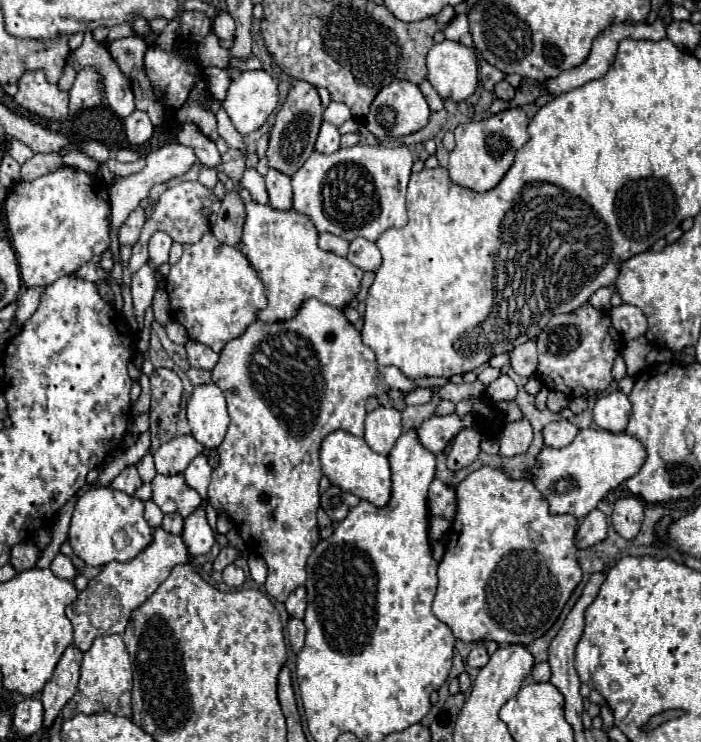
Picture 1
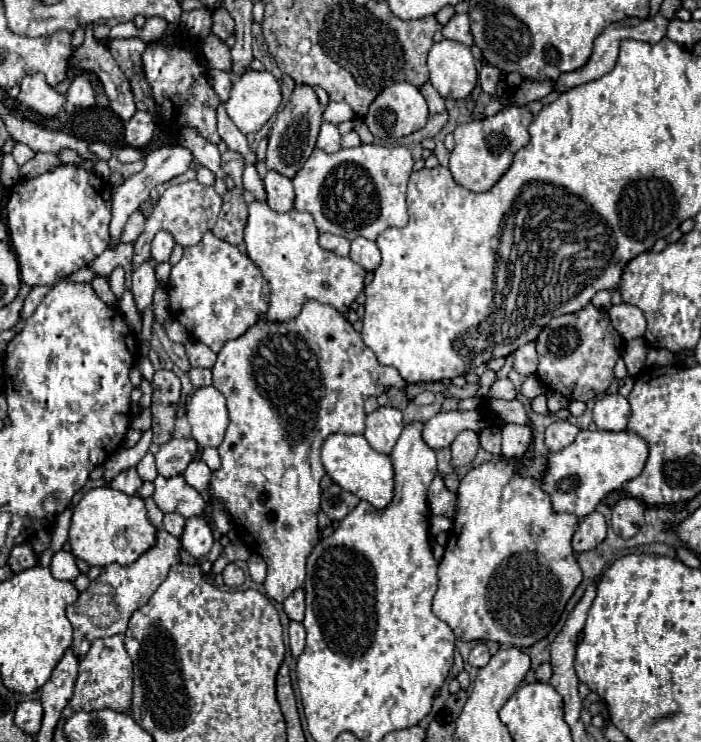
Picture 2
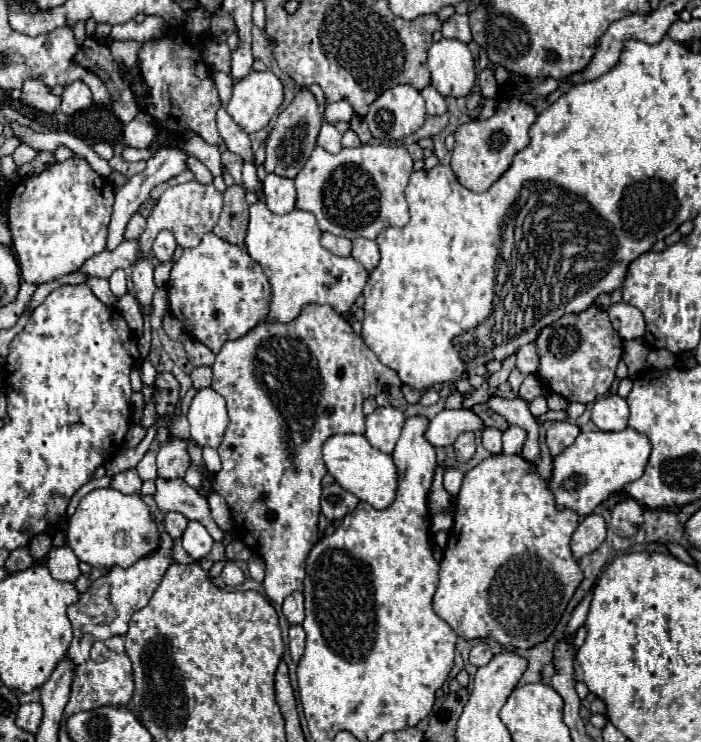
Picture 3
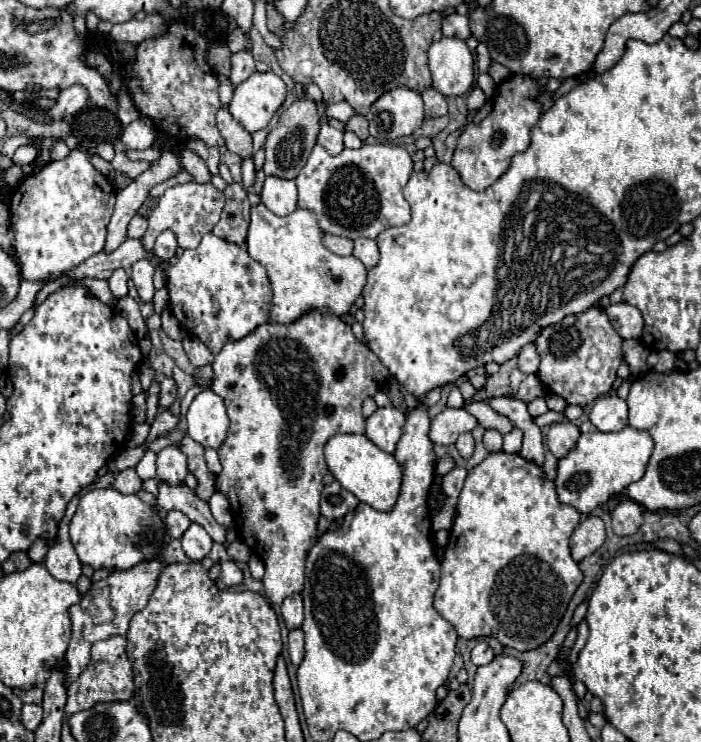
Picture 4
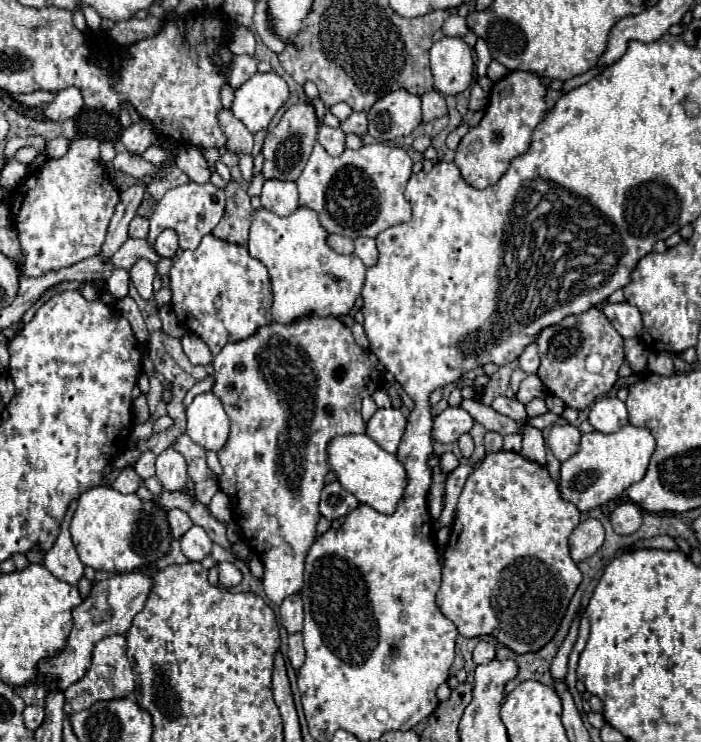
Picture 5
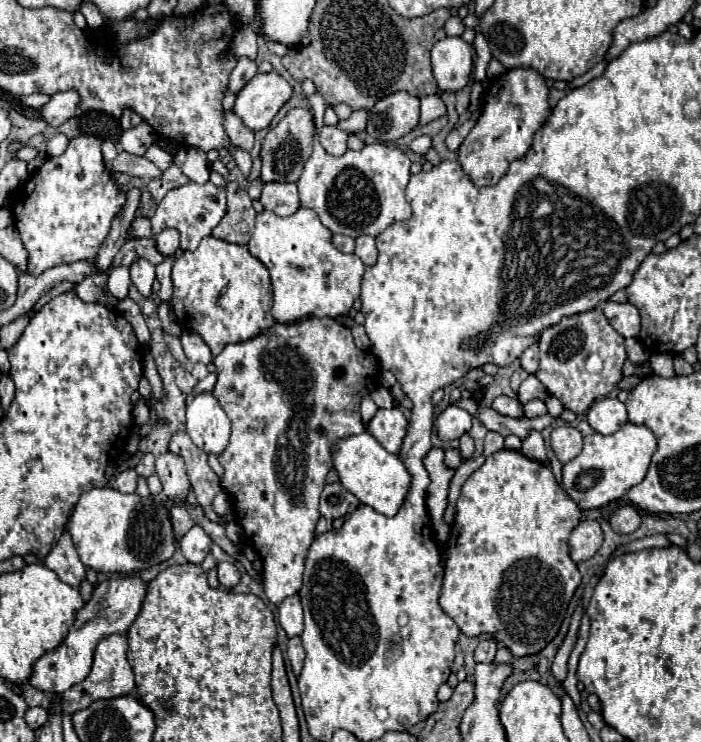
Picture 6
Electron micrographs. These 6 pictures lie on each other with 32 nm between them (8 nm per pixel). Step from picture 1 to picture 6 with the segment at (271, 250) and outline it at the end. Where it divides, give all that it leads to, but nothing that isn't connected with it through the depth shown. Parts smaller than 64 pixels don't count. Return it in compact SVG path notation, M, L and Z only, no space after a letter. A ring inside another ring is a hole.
M298 208L286 218L266 210L258 214L248 250L270 272L274 292L272 316L276 322L286 324L308 316L346 316L360 294L360 282L366 266L356 254L344 254L332 244L332 232L322 226L316 212L310 208Z

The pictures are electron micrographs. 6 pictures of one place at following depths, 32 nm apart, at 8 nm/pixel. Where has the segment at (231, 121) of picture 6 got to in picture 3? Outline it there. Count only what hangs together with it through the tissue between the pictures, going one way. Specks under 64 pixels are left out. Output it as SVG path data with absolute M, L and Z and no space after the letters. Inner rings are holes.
M224 106L218 110L216 122L218 122L218 132L220 132L222 140L226 142L228 150L230 152L236 152L244 160L254 160L250 136L232 120L232 116L228 116L228 112L226 112Z

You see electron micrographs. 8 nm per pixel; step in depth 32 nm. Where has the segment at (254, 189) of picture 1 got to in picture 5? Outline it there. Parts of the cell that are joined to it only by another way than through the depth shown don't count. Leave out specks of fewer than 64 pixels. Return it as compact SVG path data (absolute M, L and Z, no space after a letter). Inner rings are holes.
M236 152L236 156L238 156L238 164L240 164L244 180L250 182L252 180L252 156L250 154L242 154L242 152Z

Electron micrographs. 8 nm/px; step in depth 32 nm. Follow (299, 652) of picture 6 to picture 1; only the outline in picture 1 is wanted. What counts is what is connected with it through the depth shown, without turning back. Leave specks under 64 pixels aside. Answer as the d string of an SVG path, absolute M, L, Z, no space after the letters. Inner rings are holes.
M290 618L290 622L288 622L288 634L290 634L292 650L298 654L300 648L304 648L304 636L306 636L304 622L302 620L296 620L296 618Z

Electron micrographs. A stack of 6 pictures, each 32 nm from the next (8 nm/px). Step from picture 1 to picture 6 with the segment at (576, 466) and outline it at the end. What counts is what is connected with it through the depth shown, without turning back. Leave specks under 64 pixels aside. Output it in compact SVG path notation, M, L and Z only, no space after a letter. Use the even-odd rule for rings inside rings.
M626 422L618 432L604 436L594 432L584 438L582 452L564 464L562 470L562 488L580 508L600 508L608 502L620 500L628 488L640 484L648 472L650 460L656 452L656 436L644 424Z

